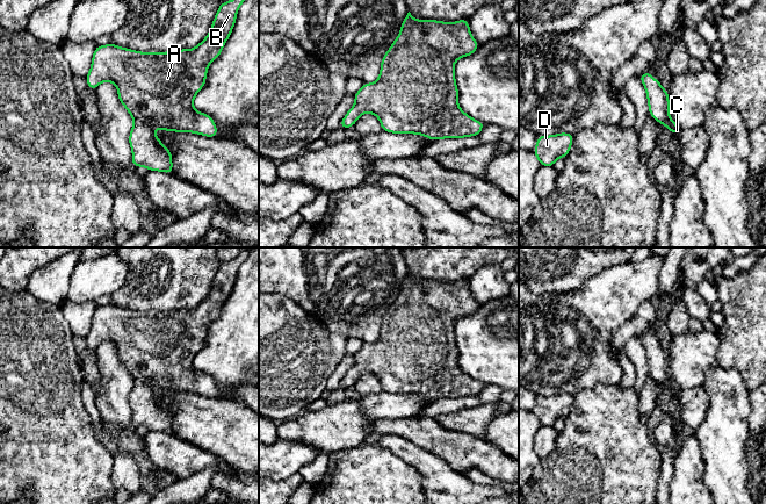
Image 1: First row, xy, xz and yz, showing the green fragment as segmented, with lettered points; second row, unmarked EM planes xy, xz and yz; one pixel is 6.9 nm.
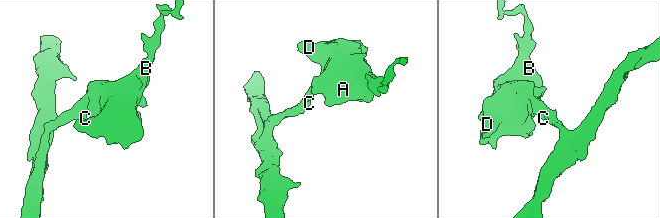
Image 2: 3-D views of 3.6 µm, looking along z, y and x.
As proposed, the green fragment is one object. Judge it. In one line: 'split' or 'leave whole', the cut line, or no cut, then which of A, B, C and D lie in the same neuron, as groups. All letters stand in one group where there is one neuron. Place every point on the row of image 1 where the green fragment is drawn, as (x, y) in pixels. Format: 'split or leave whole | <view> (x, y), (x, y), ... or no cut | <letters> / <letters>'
leave whole | no cut | A B C D

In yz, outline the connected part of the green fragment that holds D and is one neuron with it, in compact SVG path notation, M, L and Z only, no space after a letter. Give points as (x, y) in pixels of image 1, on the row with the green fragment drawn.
M562 132L552 136L537 136L537 143L533 152L541 166L555 165L557 158L566 158L572 145L574 135Z

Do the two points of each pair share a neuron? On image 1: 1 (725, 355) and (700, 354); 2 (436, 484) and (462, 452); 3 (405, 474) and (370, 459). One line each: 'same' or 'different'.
1: different
2: different
3: same

